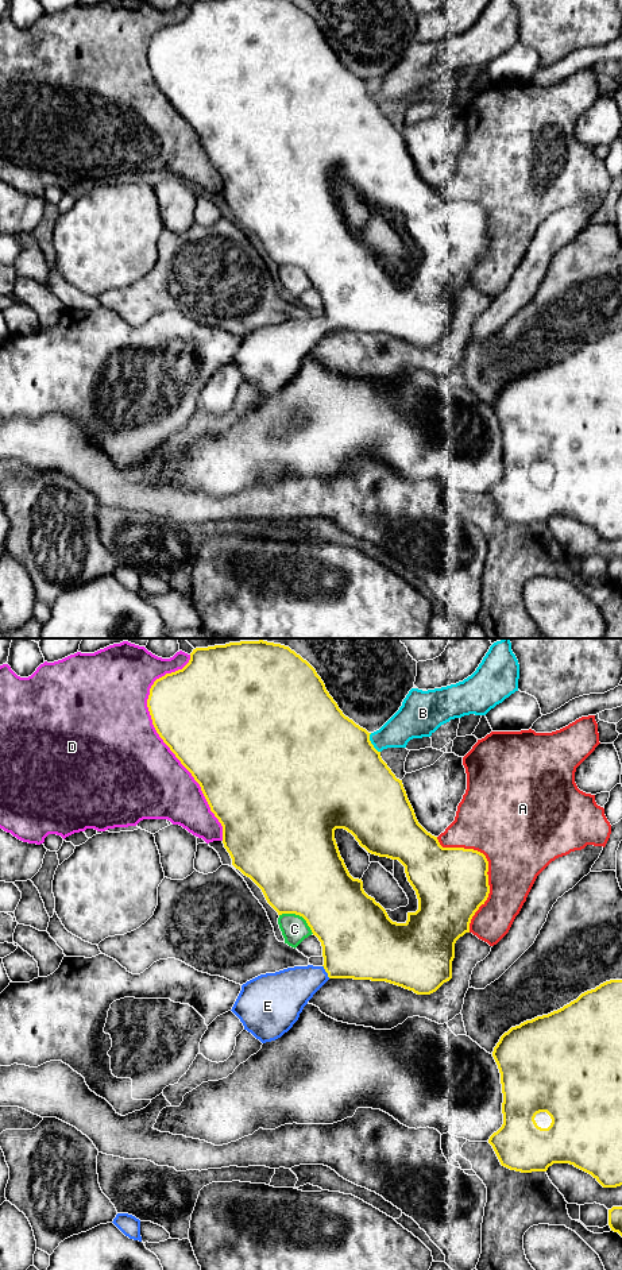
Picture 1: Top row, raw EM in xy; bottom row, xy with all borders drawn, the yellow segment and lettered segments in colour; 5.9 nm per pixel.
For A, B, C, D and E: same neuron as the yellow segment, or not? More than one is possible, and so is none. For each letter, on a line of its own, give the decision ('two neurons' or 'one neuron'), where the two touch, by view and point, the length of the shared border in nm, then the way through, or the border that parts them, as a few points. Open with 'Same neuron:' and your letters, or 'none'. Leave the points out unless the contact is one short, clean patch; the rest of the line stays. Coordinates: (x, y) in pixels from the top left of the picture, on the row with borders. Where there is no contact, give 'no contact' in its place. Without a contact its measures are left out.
Same neuron: E
A: two neurons; contact xy (487, 868); length 600 nm
B: two neurons; contact xy (370, 742); length 130 nm
C: two neurons; contact xy (298, 914); length 240 nm
D: two neurons; contact xy (163, 741); length 1100 nm
E: one neuron; contact xy (325, 971); length 90 nm; way xy (358, 944), (335, 967), (325, 971), (289, 991)

